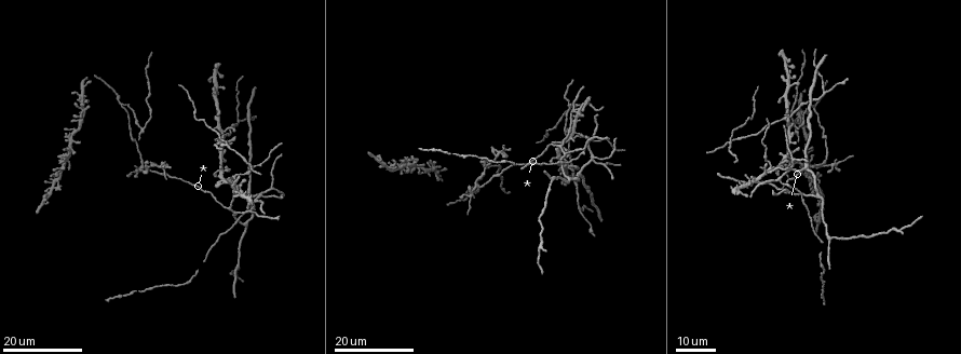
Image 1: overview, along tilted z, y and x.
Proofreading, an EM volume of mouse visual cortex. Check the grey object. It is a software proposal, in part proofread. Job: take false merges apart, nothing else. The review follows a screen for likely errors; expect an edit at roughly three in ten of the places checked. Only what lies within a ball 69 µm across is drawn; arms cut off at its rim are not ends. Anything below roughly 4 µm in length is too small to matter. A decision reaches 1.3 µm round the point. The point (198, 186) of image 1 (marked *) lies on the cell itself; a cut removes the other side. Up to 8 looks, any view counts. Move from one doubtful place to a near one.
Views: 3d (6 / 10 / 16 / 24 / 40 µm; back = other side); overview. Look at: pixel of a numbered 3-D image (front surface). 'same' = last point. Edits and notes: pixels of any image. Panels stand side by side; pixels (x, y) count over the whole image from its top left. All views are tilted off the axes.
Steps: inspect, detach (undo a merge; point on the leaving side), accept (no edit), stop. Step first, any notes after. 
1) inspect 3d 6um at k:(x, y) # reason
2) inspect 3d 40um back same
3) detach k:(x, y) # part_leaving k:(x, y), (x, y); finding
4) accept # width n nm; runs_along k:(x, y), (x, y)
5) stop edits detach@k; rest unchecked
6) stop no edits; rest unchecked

inspect 3d 16um at 1:(236, 265) # three-way junction

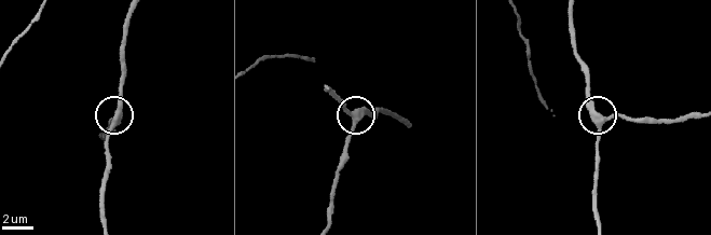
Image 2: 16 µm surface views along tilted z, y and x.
inspect 3d 10um at 2:(352, 124)

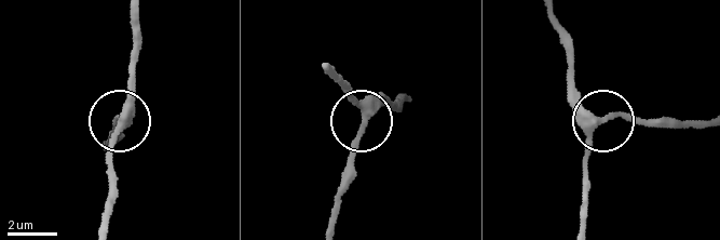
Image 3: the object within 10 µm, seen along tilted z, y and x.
accept # arms 3; runs_along 3:(554, 23), (573, 96), (600, 119), (587, 155), (587, 195); all the same cell

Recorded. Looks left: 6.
inspect 3d 24um at 1:(592, 158) # four-way junction

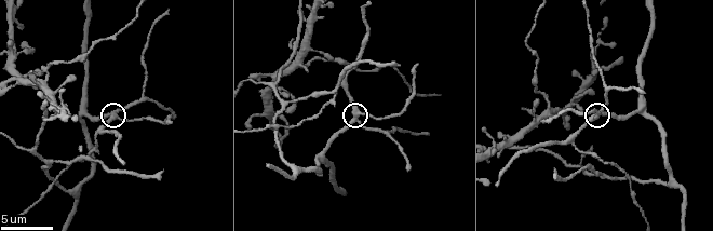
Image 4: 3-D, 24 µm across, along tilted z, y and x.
inspect 3d 6um at 4:(356, 118)

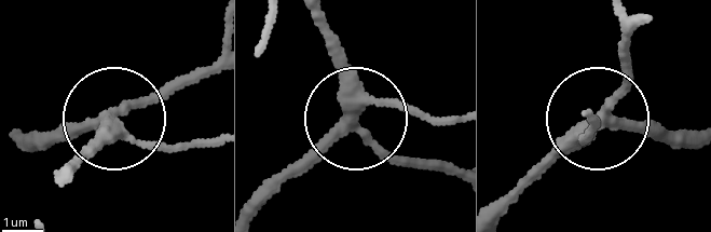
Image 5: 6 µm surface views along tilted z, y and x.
detach 5:(161, 87) # part_leaving 5:(122, 112), (215, 68); a second cell is stuck on

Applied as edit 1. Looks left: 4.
inspect 3d 16um at 1:(221, 142) # four arms meet

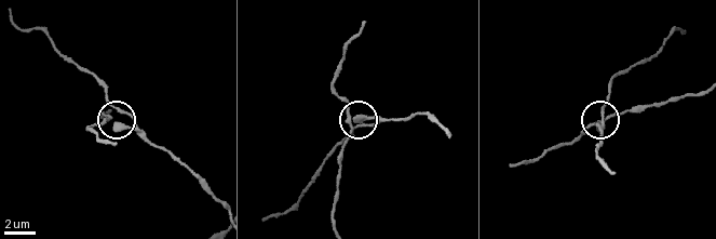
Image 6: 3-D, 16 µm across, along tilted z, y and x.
inspect 3d 10um at 6:(118, 109) # zoom in

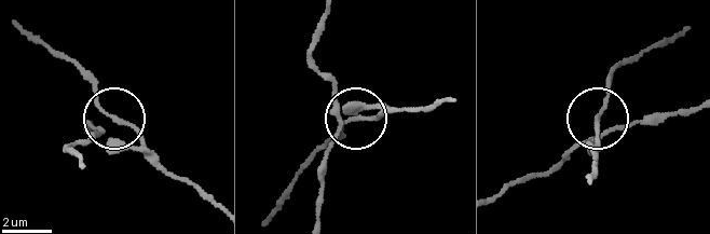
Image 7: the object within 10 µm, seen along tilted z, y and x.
accept # arms 4; continuous, no second cell

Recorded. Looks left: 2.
inspect 3d 10um at 4:(50, 106) # three arms meet

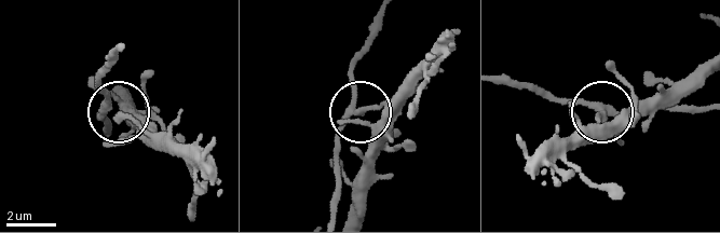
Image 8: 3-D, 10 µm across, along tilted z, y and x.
accept # runs_along 8:(701, 110), (602, 112), (557, 101), (541, 90); all the same cell

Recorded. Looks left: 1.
stop edits detach@5; rest unchecked

